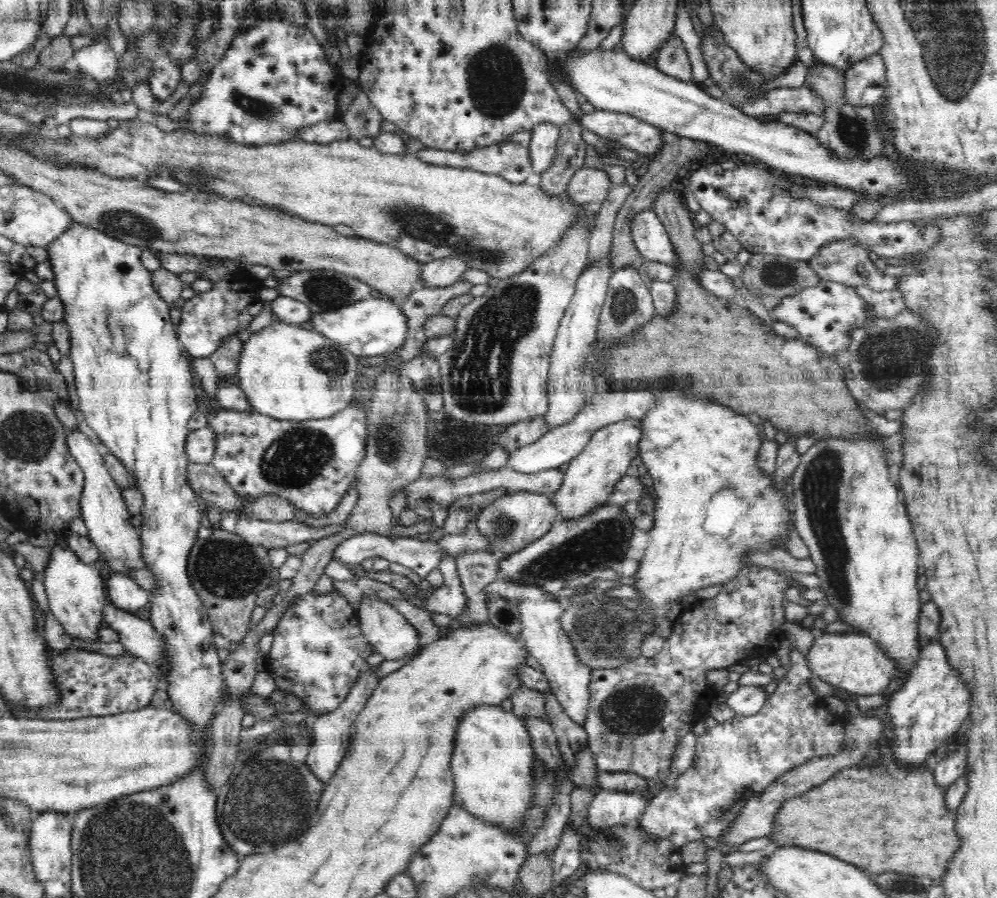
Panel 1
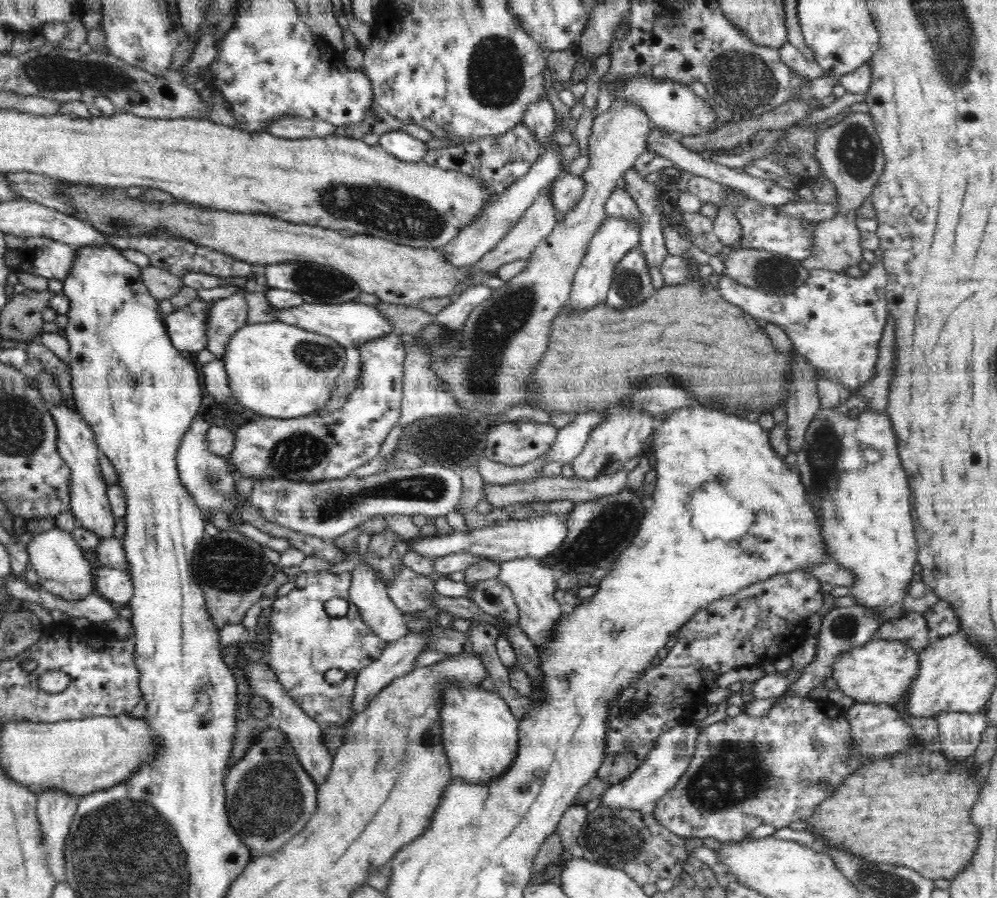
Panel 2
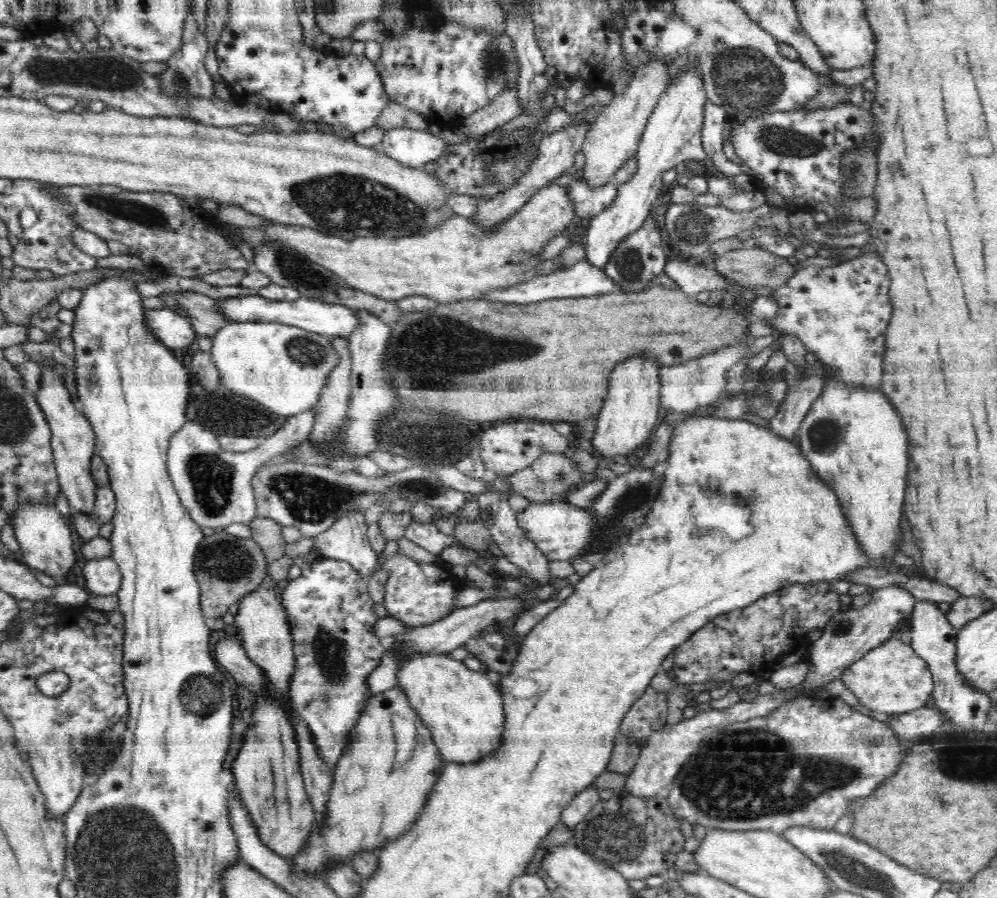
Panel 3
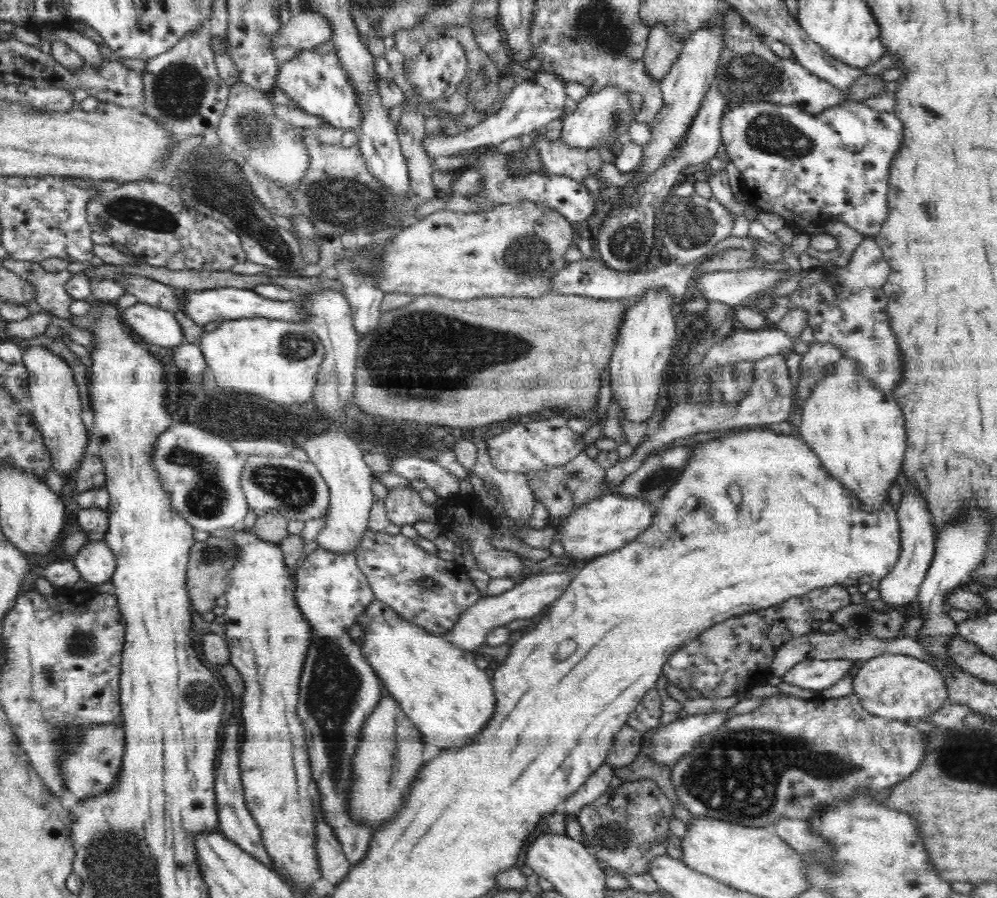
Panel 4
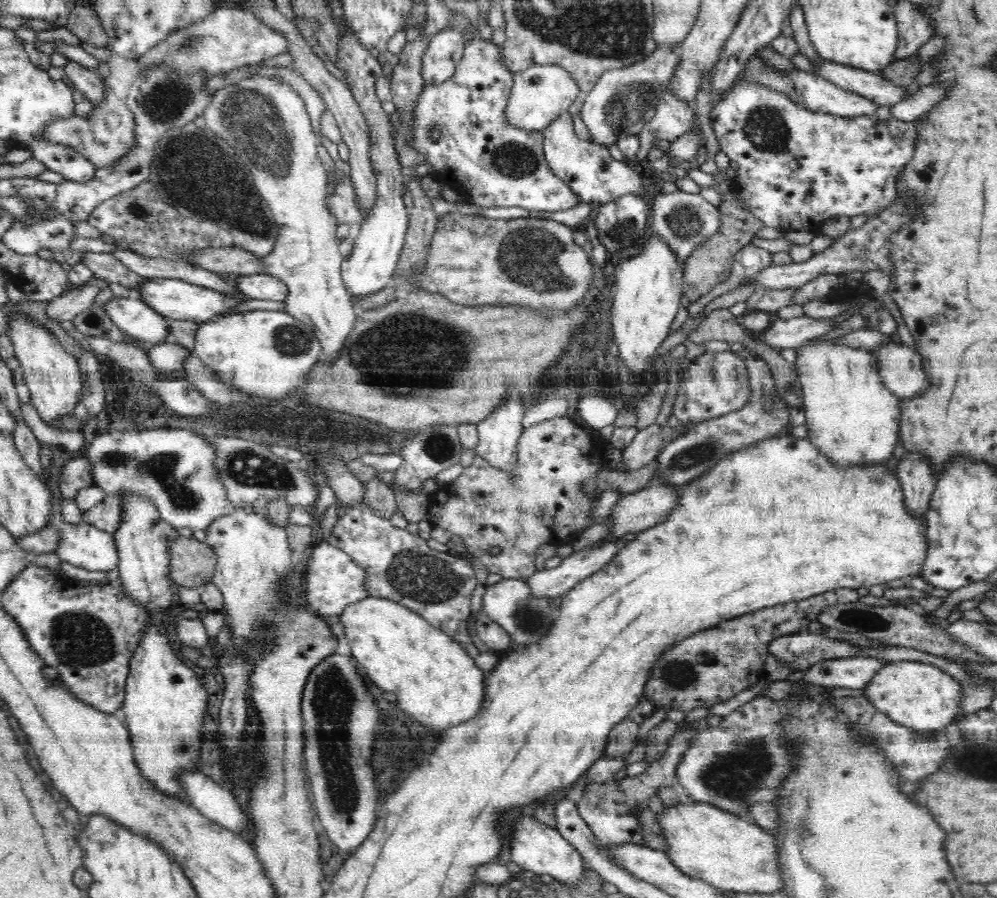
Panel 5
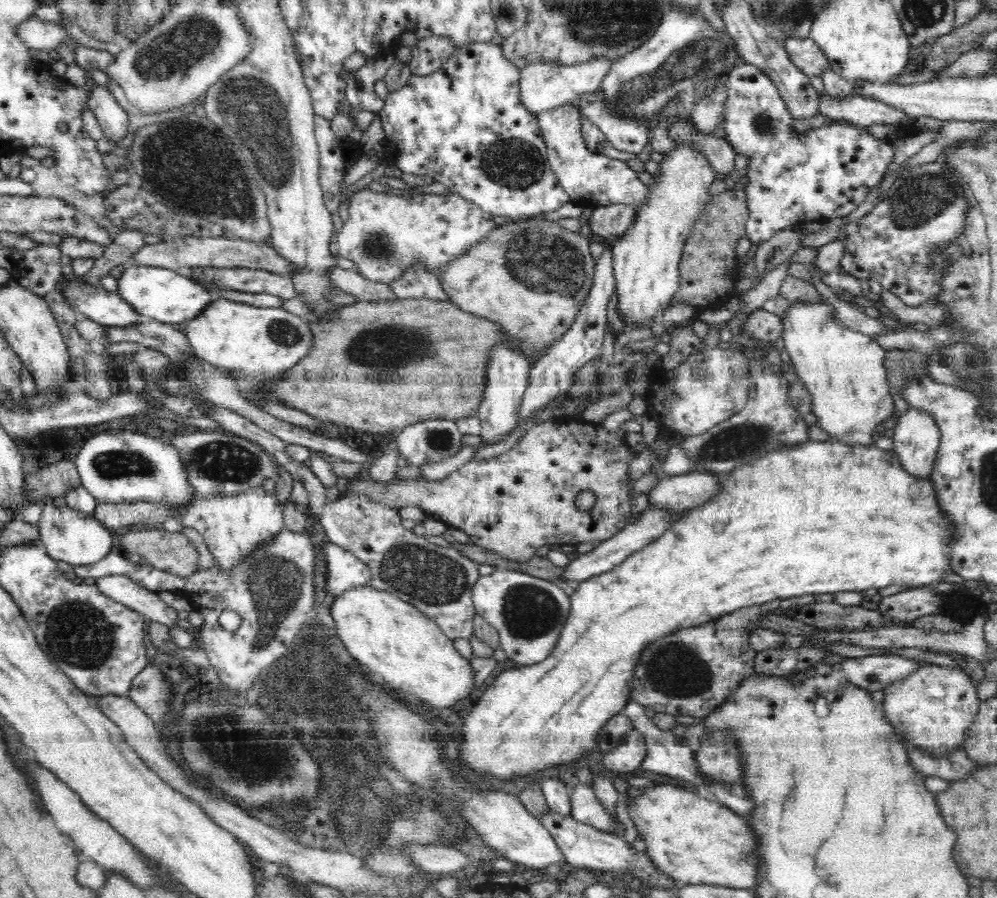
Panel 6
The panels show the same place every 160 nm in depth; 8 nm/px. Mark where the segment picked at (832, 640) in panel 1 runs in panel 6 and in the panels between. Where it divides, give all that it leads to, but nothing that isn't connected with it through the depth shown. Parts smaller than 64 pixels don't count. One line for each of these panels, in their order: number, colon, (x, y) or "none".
2: (879, 672)
3: (891, 679)
4: (894, 686)
5: (920, 696)
6: (933, 708)

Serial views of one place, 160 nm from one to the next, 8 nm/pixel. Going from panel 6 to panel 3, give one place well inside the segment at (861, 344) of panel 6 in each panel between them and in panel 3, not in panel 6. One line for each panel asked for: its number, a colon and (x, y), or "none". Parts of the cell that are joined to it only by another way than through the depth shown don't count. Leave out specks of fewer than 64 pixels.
3: (854, 439)
4: (858, 431)
5: (852, 418)

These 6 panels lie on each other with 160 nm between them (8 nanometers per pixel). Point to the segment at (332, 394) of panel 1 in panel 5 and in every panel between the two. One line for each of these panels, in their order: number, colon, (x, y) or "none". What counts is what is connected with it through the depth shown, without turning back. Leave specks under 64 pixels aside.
2: (280, 370)
3: (282, 367)
4: (279, 360)
5: (264, 353)

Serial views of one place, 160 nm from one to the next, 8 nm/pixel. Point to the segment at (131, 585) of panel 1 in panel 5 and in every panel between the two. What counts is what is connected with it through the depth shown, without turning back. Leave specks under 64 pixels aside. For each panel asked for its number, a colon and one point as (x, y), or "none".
2: (114, 584)
3: (102, 576)
4: (96, 563)
5: (83, 545)

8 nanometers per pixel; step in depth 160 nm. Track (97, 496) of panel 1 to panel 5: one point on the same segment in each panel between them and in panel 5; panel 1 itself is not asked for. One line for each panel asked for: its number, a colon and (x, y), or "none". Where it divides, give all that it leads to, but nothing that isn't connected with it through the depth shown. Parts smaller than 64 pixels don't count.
2: (90, 506)
3: (73, 442)
4: (54, 398)
5: (54, 381)

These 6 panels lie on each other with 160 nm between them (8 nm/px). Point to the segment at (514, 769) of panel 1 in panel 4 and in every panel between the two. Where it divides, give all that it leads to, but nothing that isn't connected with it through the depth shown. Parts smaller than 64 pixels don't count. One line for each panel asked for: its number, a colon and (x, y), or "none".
2: (480, 733)
3: (464, 710)
4: (438, 686)

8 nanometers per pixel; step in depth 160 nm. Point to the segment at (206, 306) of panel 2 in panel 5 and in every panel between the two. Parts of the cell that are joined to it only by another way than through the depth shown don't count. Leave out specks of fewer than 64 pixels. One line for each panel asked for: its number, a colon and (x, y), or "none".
3: (176, 332)
4: (159, 327)
5: (139, 321)

